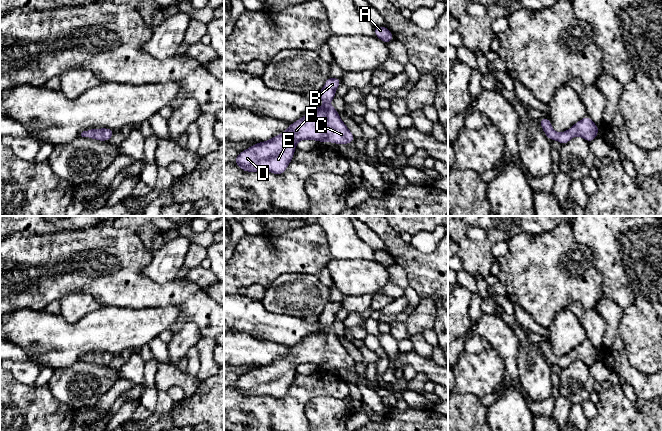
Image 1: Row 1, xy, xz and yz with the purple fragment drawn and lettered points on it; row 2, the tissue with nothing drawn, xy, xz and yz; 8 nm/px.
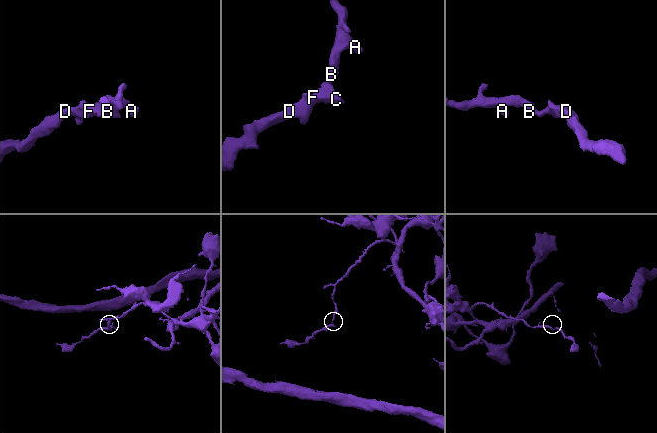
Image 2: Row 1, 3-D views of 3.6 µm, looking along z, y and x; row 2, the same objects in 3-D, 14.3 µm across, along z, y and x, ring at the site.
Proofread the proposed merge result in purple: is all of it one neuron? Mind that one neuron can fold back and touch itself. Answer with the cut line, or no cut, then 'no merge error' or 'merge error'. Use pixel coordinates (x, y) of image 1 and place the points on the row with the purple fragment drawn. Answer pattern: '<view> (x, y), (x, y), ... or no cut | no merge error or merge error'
no cut | no merge error

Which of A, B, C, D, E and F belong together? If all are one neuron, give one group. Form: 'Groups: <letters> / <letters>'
Groups: A B C D E F

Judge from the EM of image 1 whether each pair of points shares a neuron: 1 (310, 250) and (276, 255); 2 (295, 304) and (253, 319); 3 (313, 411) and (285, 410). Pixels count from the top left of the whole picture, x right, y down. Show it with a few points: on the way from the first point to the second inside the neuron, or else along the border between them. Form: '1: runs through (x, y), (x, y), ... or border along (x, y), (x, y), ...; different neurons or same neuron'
1: runs through (302, 250), (284, 254); same neuron
2: border along (260, 301), (271, 312), (295, 316); different neurons
3: border along (322, 396), (314, 396), (306, 404), (307, 420); different neurons

